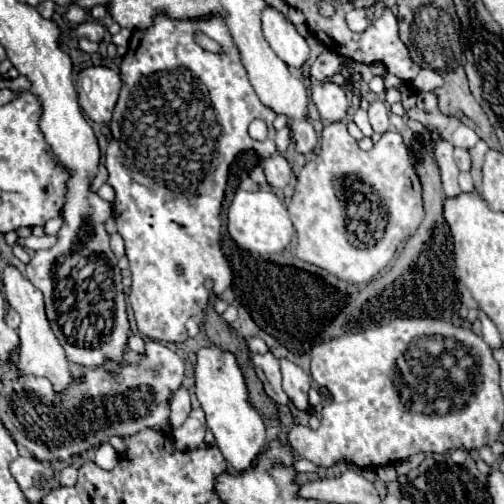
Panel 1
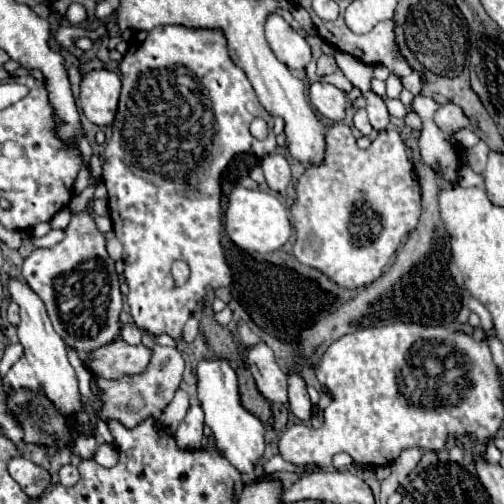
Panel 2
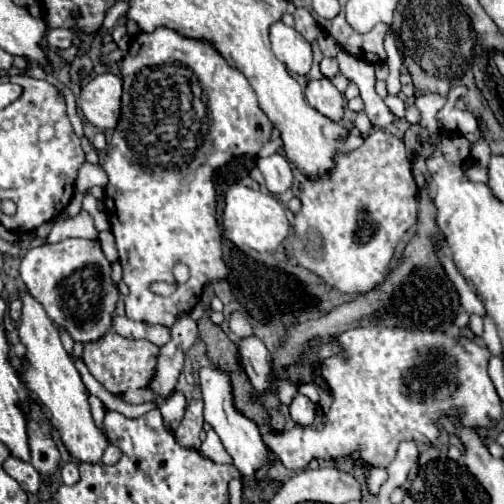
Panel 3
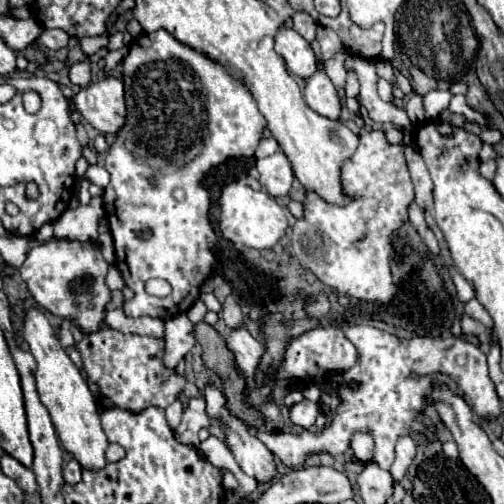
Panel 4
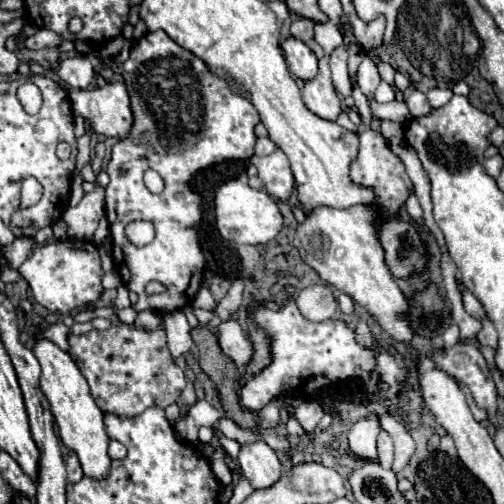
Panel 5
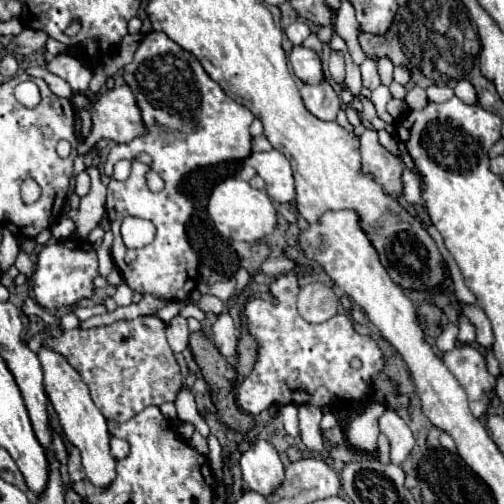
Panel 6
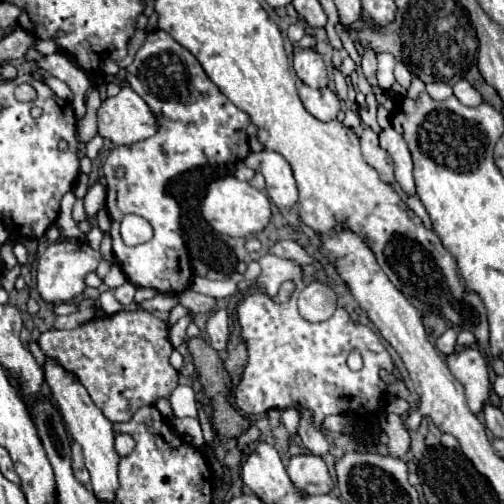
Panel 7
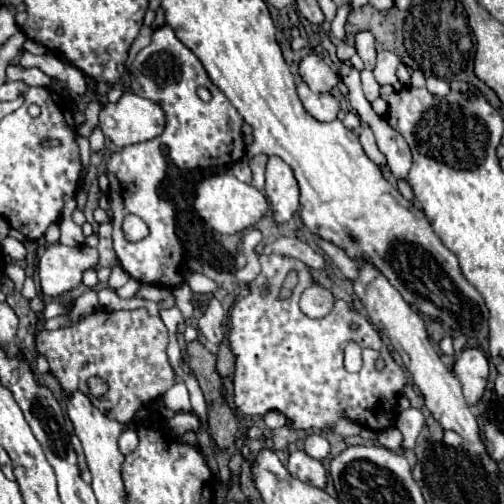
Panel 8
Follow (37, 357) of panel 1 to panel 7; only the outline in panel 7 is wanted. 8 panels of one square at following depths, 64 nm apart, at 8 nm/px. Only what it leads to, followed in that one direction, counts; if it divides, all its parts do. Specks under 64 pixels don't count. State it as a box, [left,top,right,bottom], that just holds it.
[44,356,120,502]

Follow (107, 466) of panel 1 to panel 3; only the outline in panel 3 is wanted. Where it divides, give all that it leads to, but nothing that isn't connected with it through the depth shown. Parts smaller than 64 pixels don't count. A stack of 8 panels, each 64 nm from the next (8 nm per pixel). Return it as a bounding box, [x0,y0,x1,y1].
[102,444,122,466]

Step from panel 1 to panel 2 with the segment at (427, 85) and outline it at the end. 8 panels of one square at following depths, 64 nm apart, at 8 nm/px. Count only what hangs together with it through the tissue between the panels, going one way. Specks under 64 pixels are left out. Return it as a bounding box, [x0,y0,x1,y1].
[401,72,426,94]

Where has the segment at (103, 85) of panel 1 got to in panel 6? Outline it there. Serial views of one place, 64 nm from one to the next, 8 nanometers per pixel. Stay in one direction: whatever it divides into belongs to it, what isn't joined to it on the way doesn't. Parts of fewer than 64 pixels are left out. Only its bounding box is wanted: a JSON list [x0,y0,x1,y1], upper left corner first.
[68,84,146,196]

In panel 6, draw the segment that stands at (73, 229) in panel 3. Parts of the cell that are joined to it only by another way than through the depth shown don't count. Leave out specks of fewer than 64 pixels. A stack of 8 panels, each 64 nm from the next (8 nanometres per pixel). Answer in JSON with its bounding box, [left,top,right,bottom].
[68,167,106,238]

